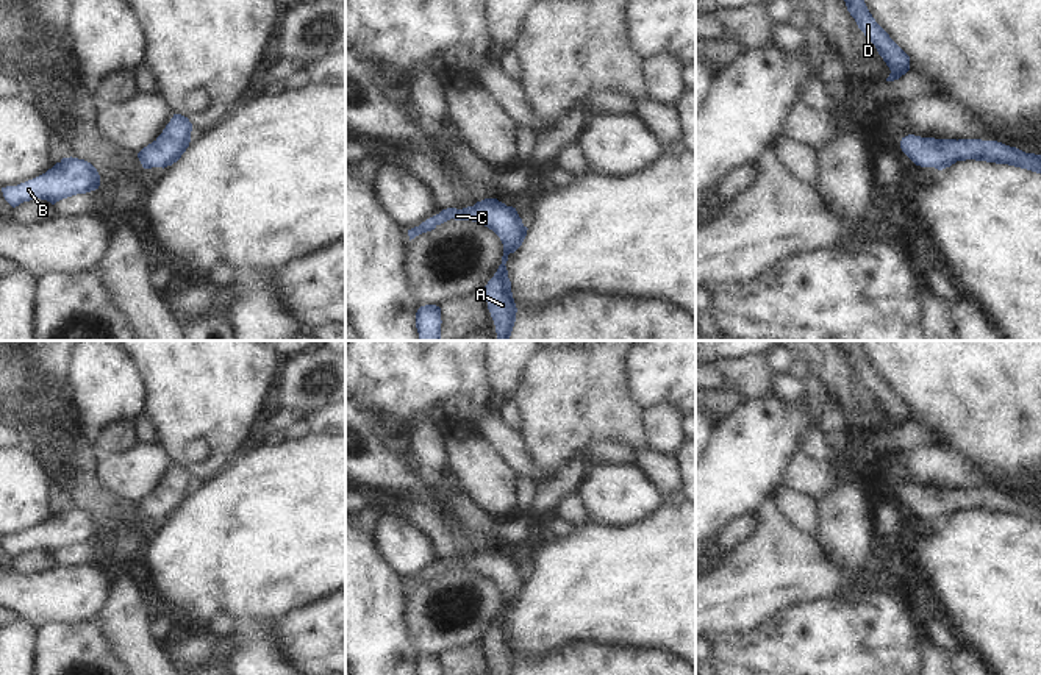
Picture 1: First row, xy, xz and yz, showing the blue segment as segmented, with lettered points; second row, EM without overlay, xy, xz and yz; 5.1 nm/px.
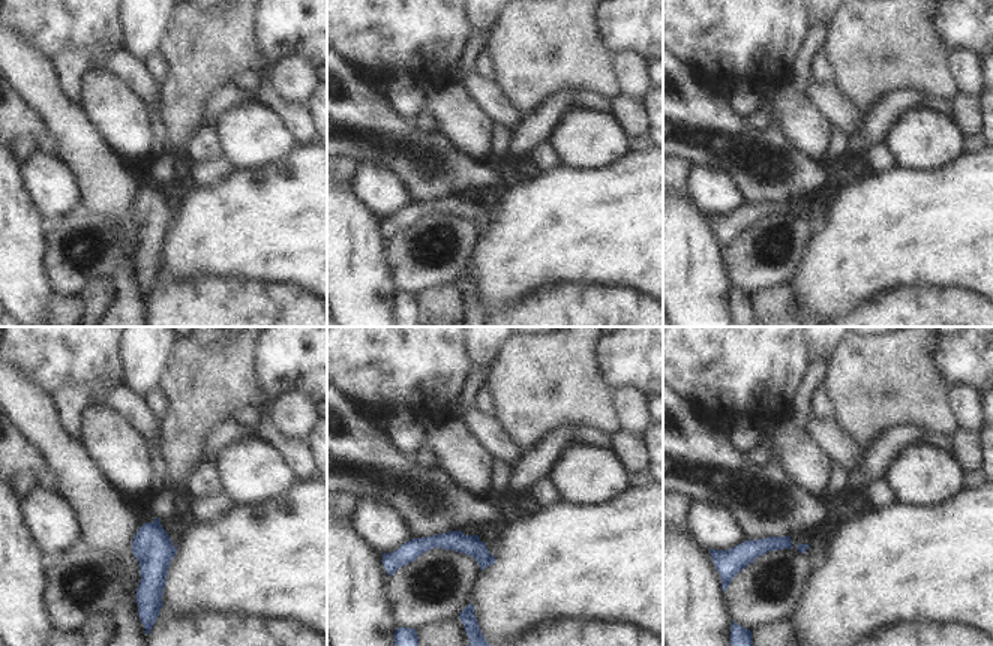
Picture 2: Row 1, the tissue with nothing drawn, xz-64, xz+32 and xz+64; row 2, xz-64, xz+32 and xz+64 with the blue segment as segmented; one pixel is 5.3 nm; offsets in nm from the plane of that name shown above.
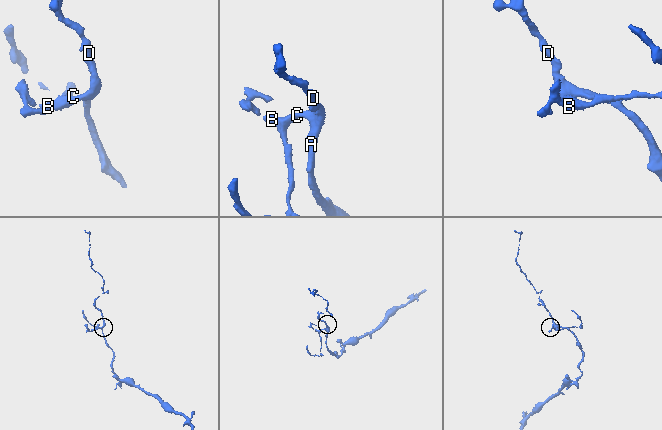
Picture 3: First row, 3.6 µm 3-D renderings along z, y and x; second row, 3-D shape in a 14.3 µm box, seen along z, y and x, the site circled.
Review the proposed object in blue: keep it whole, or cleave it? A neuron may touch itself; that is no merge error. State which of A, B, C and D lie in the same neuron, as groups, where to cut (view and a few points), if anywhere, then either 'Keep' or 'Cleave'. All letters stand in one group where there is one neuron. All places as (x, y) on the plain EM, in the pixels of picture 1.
Groups: A B C D. No split. Keep

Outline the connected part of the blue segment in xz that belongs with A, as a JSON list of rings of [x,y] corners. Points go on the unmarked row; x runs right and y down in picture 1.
[[[485,548],[477,552],[474,556],[463,559],[442,559],[419,577],[408,580],[410,591],[422,583],[435,580],[438,575],[450,569],[481,573],[500,588],[503,594],[502,614],[481,642],[488,652],[488,659],[494,675],[514,675],[517,658],[505,614],[508,611],[508,605],[514,603],[522,595],[528,578],[522,573],[516,558],[506,556],[497,548]]]

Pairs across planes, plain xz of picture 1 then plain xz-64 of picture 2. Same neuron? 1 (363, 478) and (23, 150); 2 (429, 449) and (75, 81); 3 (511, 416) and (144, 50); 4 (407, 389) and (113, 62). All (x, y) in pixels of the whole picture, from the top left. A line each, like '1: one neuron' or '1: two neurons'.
1: two neurons
2: one neuron
3: two neurons
4: two neurons

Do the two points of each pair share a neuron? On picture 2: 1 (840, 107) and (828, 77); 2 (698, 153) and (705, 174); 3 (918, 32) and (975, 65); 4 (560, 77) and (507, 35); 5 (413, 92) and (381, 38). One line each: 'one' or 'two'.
1: two
2: two
3: two
4: one
5: two

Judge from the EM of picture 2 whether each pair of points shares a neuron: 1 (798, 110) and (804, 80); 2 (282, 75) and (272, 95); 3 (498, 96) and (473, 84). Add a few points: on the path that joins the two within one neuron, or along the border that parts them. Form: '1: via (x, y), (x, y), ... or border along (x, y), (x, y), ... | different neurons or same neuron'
1: border along (791, 83), (807, 95) | different neurons
2: border along (270, 80), (285, 99), (306, 104) | different neurons
3: via (492, 96), (479, 84) | same neuron

